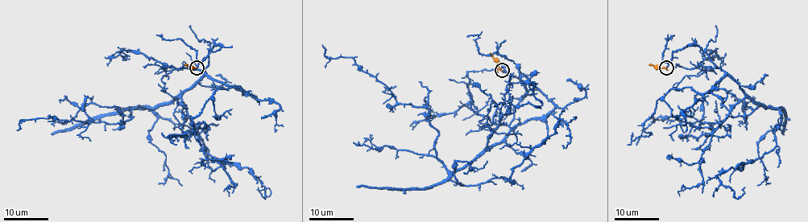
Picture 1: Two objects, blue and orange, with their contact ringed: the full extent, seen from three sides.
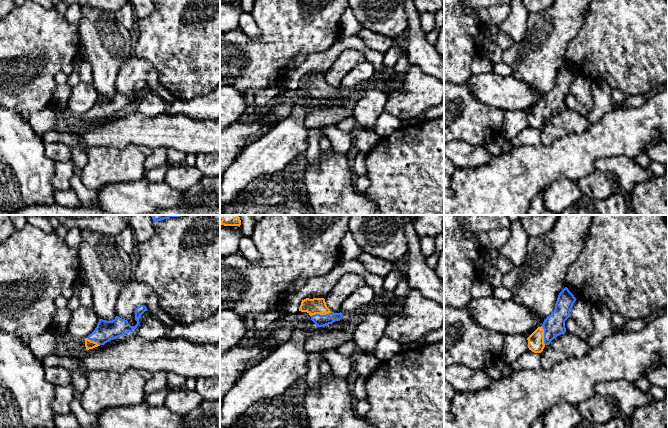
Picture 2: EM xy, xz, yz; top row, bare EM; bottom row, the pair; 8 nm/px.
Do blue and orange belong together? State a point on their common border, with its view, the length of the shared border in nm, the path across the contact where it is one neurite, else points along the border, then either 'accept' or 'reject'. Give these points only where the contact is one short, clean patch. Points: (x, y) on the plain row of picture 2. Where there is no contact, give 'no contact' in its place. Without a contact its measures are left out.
meets blue in xz at (321, 91); contact 170 nm long; runs through xz (320, 96), (321, 91), (313, 82); accept

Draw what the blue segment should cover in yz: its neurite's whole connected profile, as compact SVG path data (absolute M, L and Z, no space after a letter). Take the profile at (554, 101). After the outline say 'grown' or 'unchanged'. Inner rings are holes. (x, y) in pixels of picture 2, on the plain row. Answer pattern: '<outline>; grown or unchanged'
M565 63L558 71L554 87L544 96L528 114L528 124L534 129L541 129L551 117L566 108L565 97L571 92L571 85L576 77L574 71Z; grown

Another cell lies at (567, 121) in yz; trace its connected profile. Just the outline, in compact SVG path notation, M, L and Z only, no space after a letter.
M565 108L545 121L541 130L541 144L550 146L565 135L579 135L590 125L587 118L575 110Z

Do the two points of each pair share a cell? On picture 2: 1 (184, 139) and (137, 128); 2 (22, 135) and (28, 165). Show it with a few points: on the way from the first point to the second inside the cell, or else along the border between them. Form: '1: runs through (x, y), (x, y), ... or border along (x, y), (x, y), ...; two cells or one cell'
1: runs through (172, 131), (149, 131); one cell
2: runs through (22, 142), (22, 158); one cell

